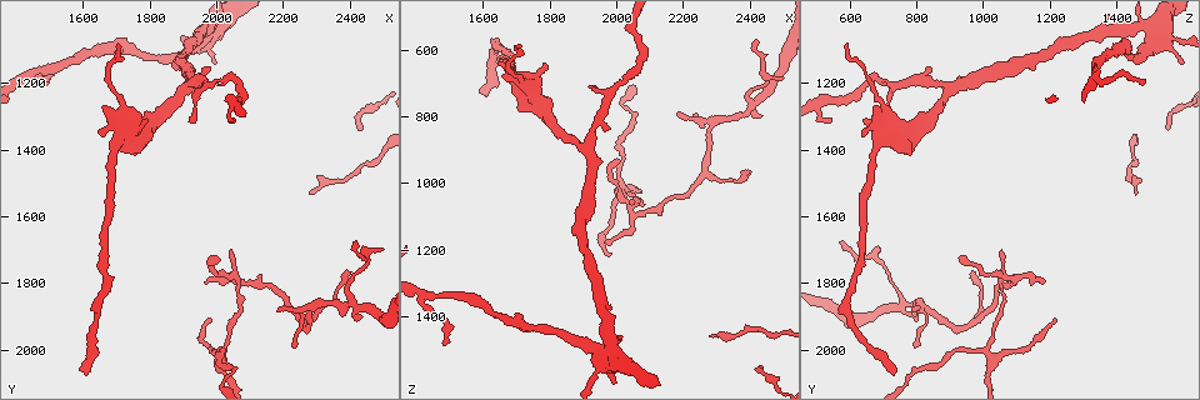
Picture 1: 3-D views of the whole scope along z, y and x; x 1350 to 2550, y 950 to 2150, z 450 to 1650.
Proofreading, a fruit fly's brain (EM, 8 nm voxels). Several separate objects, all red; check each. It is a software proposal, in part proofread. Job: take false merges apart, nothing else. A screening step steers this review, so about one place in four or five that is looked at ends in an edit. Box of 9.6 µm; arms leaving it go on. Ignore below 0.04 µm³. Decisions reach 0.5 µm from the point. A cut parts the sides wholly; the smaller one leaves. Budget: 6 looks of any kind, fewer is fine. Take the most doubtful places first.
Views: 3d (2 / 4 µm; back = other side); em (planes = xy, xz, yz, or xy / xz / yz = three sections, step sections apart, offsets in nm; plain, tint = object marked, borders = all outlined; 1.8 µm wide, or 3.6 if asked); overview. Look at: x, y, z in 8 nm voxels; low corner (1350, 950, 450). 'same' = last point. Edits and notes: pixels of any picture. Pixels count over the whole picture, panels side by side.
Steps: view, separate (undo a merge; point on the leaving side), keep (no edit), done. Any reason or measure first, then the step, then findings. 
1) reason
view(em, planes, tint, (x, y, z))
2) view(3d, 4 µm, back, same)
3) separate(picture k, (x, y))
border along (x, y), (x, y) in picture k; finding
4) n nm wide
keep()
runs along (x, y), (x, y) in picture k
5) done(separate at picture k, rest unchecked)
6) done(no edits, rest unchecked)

branch point
view(em, xz, step 8, tint, (2020, 2010, 1000))

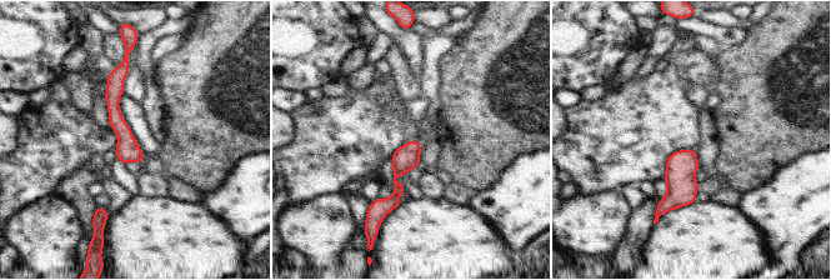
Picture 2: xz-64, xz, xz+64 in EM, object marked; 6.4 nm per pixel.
160 nm wide
keep()
runs along (123, 66), (114, 116), (139, 159) in picture 2; all the same neuron

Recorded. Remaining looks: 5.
thick turns thin
view(3d, 4 µm, (1980, 1040, 1490))

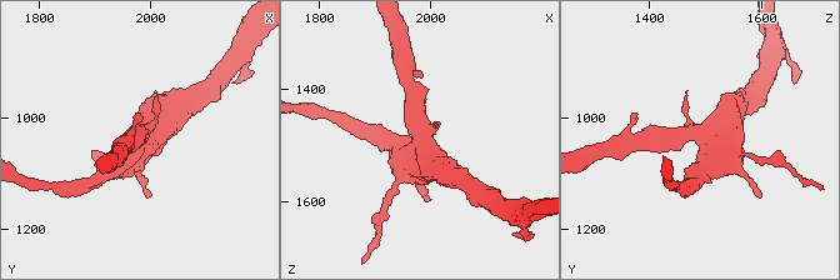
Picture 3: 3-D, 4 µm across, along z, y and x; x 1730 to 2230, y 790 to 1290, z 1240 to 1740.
need the tissue
view(em, xz, step 4, tint, (1980, 1035, 1500))

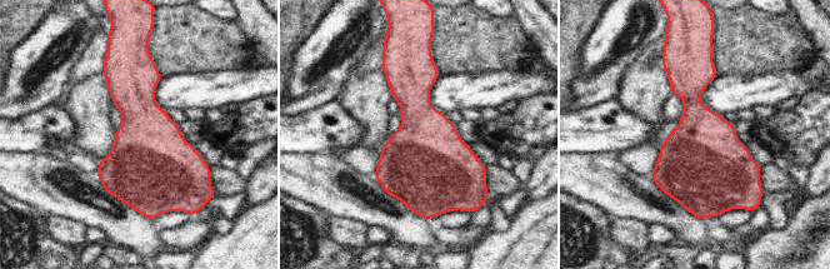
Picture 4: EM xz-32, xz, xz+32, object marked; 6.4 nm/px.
keep()
all the same neuron

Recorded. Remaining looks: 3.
abrupt turn
view(em, 3.6 µm, xy, step 8, tint, (2050, 1790, 1060))

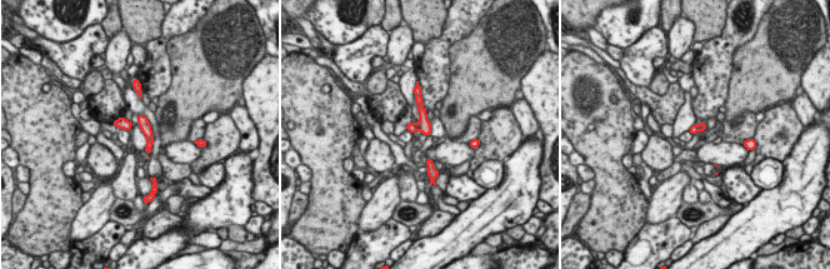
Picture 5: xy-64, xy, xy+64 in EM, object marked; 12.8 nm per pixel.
separate(picture 5, (424, 125))
a second neuron is stuck on

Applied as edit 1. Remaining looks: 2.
done(separate at picture 5, rest unchecked)

